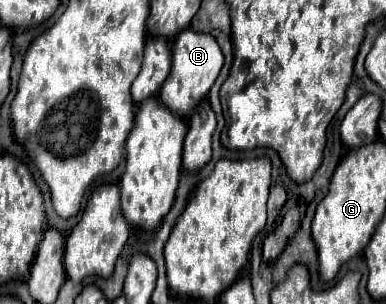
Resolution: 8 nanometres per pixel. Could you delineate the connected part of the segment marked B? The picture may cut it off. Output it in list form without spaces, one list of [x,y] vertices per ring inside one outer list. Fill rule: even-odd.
[[[193,28],[183,30],[181,34],[175,36],[175,42],[173,42],[173,66],[161,88],[161,94],[159,94],[161,102],[167,108],[175,110],[175,114],[179,114],[181,118],[189,118],[191,110],[209,94],[221,68],[223,68],[223,52],[217,40],[211,34],[195,32]]]

